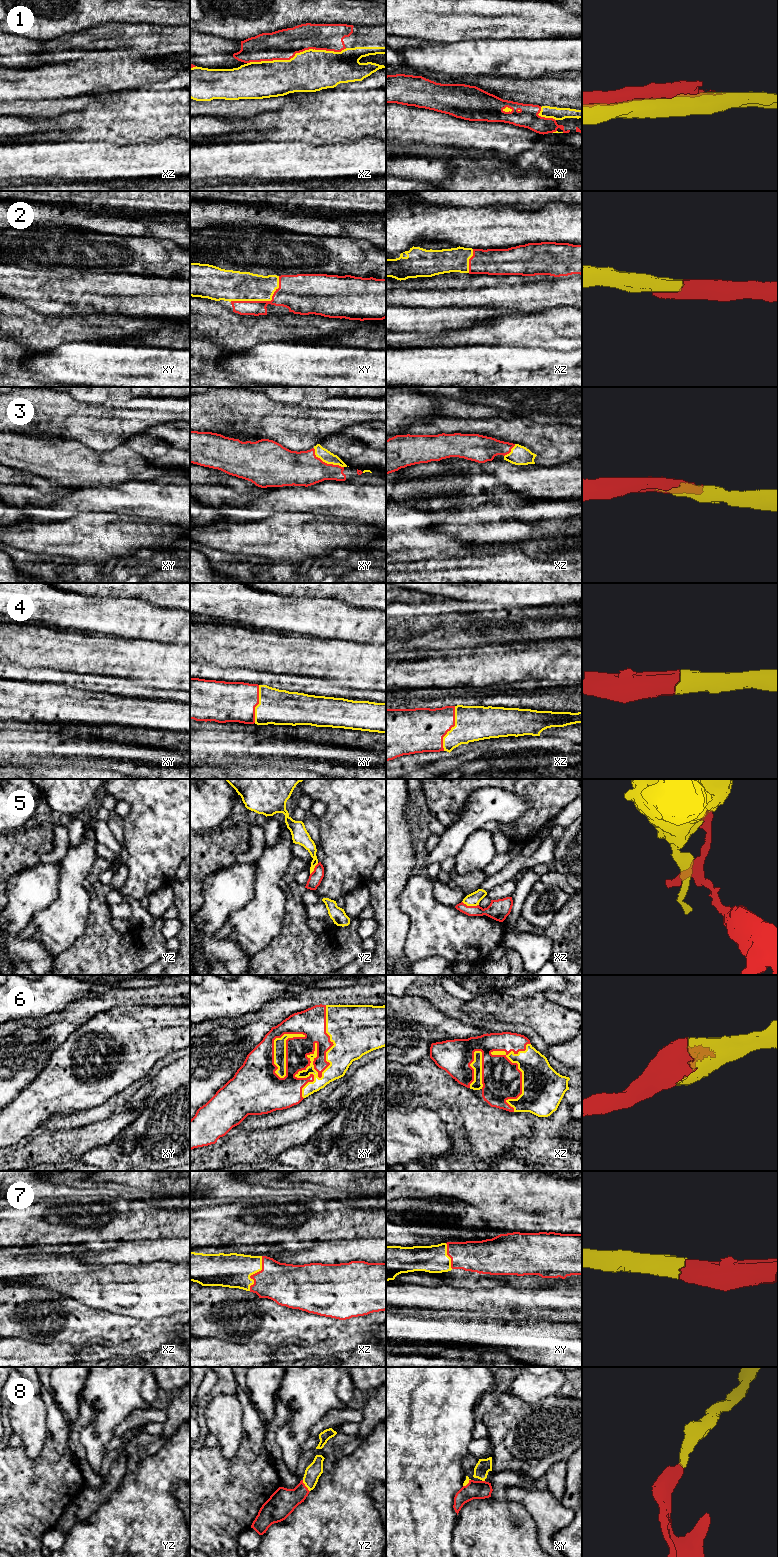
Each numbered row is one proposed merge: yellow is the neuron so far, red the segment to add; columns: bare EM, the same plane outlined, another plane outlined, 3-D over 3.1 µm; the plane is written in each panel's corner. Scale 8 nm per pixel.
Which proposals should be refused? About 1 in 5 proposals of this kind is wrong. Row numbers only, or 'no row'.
1, 5

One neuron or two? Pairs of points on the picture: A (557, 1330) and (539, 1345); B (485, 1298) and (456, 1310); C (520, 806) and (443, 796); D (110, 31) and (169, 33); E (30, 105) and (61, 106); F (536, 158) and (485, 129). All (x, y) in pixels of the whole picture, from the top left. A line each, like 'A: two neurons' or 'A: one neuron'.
A: one neuron
B: one neuron
C: two neurons
D: one neuron
E: one neuron
F: two neurons

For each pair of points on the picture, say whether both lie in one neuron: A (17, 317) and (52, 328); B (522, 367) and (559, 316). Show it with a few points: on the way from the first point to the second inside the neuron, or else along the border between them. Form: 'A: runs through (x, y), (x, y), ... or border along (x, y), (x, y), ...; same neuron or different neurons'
A: runs through (26, 324), (33, 328), (43, 328); same neuron
B: border along (513, 346), (559, 350); different neurons

